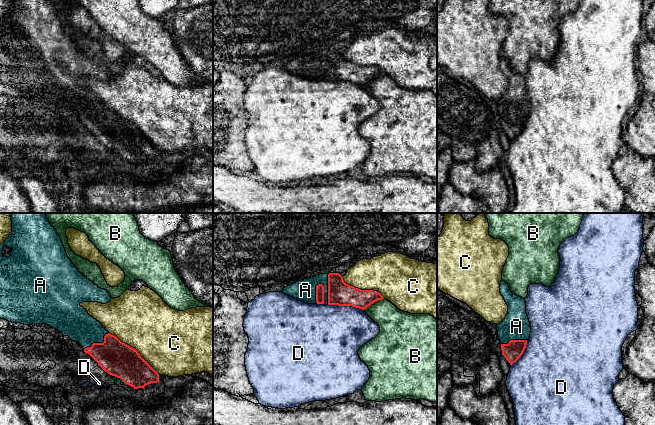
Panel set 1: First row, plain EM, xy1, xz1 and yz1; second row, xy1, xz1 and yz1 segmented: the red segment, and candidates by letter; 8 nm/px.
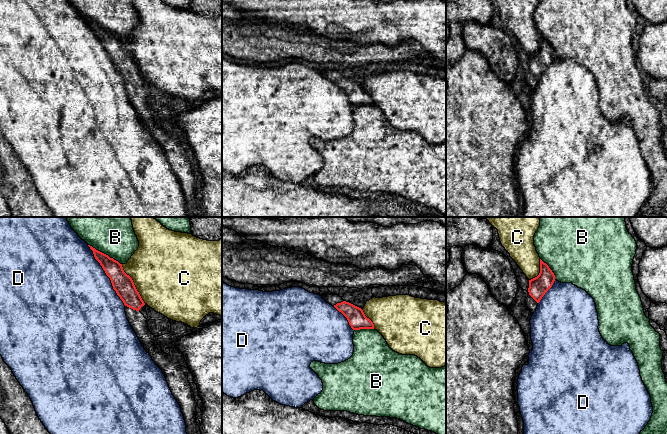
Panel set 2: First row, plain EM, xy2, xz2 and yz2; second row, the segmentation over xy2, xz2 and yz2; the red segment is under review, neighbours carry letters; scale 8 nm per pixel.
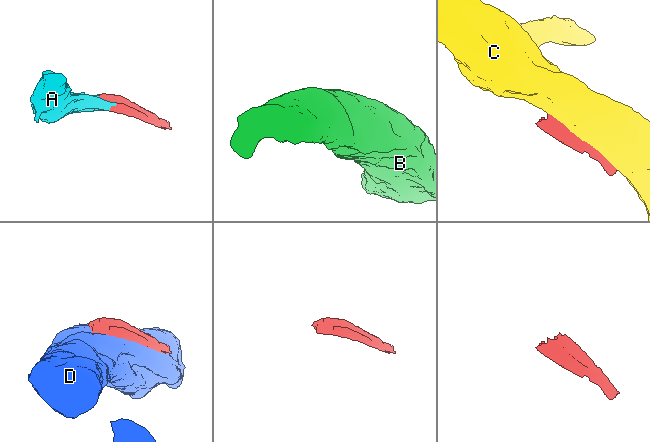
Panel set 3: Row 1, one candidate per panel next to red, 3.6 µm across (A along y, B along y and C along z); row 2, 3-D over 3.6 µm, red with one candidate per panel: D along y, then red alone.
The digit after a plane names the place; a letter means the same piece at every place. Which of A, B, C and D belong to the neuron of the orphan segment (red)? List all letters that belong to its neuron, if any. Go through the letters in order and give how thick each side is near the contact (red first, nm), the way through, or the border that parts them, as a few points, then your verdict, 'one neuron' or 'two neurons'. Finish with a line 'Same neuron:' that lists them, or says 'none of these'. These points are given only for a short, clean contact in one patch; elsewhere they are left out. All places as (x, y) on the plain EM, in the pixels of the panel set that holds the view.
A: calibres 60 and 180 nm; one neuron
B: calibres 150 and 280 nm; two neurons
C: calibres 280 and 480 nm; two neurons
D: calibres 160 and 500 nm; two neurons
Same neuron: A

